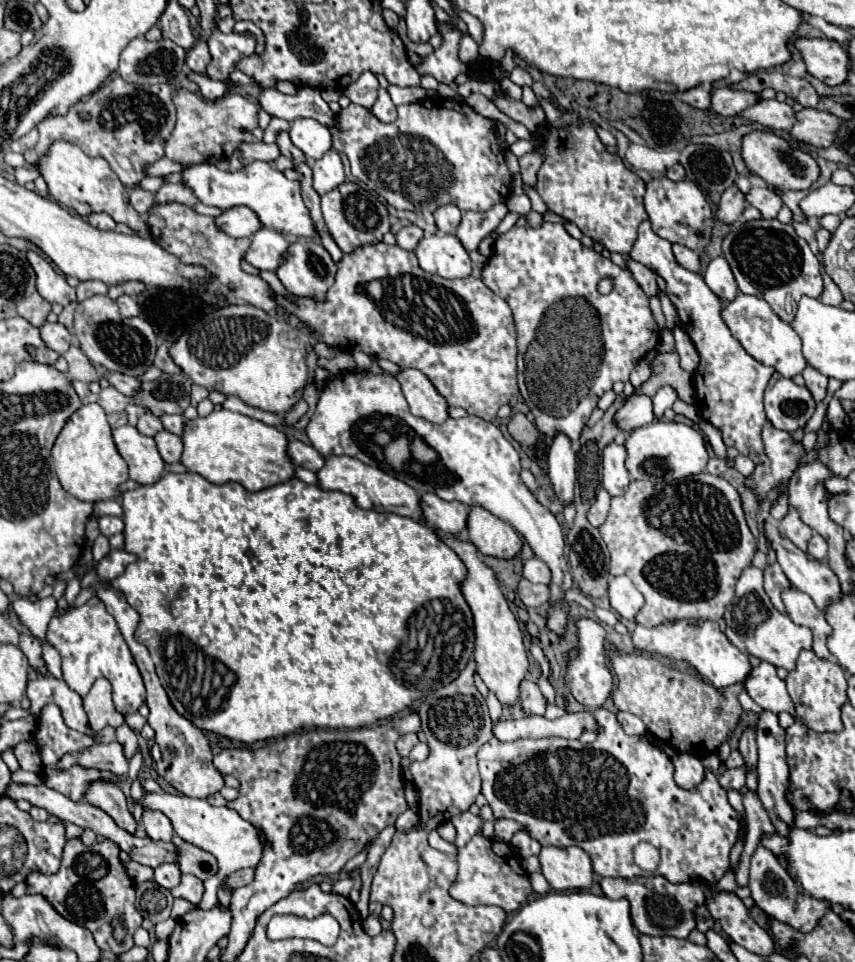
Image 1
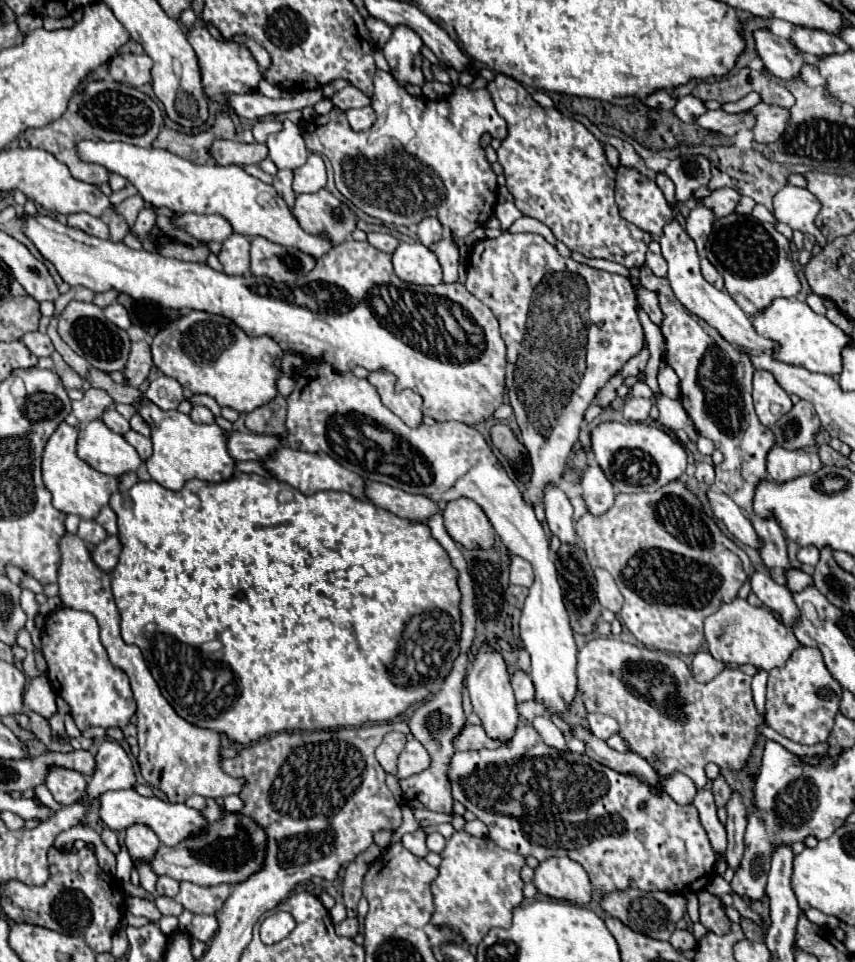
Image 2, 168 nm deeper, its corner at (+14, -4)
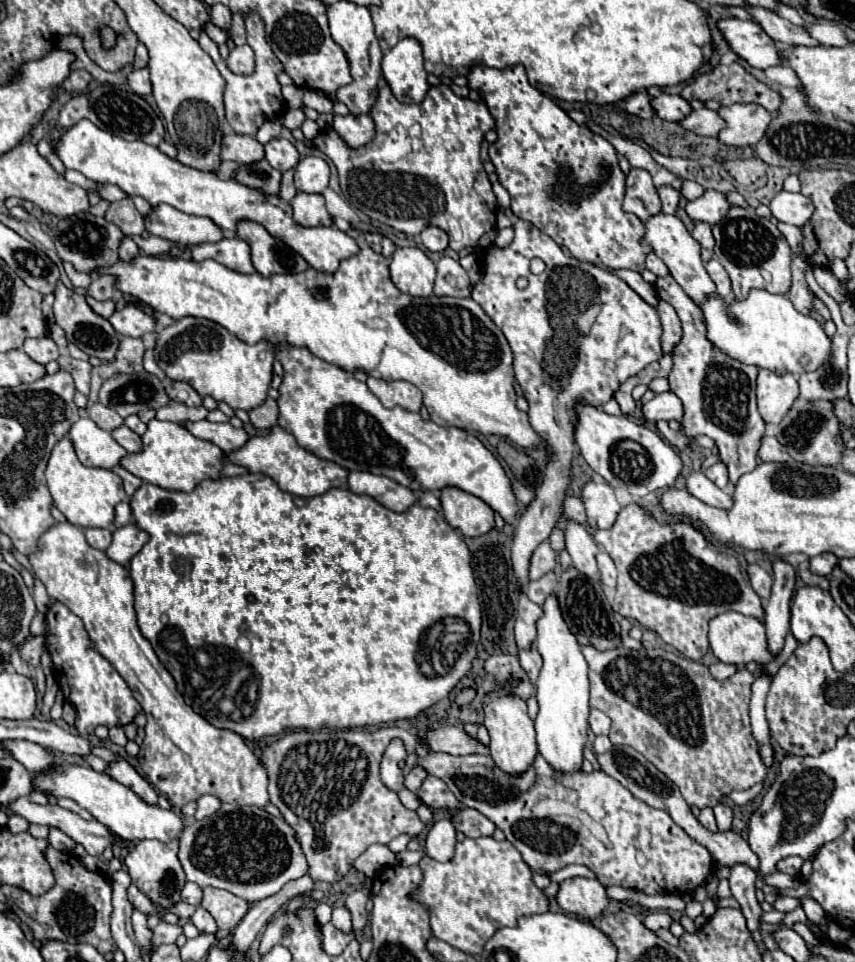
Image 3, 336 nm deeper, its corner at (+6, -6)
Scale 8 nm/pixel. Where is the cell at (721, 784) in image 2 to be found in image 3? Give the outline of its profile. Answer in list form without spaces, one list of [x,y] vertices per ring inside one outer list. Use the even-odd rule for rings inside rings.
[[[720,802],[718,806],[714,806],[714,816],[716,816],[716,822],[718,822],[718,828],[724,832],[732,826],[732,808],[724,802]]]

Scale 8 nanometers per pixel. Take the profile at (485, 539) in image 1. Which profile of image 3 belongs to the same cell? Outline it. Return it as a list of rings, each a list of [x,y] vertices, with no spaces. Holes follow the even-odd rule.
[[[444,488],[440,500],[446,522],[464,538],[476,538],[494,530],[494,510],[478,496],[458,488]]]

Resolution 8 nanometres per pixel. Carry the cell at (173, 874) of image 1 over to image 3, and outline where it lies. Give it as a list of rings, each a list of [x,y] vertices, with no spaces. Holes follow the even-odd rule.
[[[186,882],[186,886],[182,888],[182,900],[196,906],[202,900],[202,888],[194,882]]]

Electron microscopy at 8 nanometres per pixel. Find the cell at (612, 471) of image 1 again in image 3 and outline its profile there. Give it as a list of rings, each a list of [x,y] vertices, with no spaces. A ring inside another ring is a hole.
[[[600,478],[588,480],[582,490],[582,502],[586,506],[588,524],[592,528],[612,528],[620,512],[620,504],[616,500],[614,488],[608,482]]]

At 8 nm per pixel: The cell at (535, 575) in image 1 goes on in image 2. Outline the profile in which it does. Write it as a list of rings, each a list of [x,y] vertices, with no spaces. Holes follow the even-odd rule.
[[[512,556],[512,562],[510,562],[510,582],[512,584],[520,584],[520,586],[530,586],[532,580],[534,580],[532,566],[524,558]]]

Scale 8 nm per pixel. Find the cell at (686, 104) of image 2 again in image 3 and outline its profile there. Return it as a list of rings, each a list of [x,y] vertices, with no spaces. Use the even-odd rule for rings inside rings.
[[[660,94],[652,100],[652,106],[656,110],[656,114],[664,120],[670,122],[680,122],[682,118],[686,118],[686,114],[690,114],[690,104],[688,100],[684,100],[682,96],[670,96],[670,94]]]

